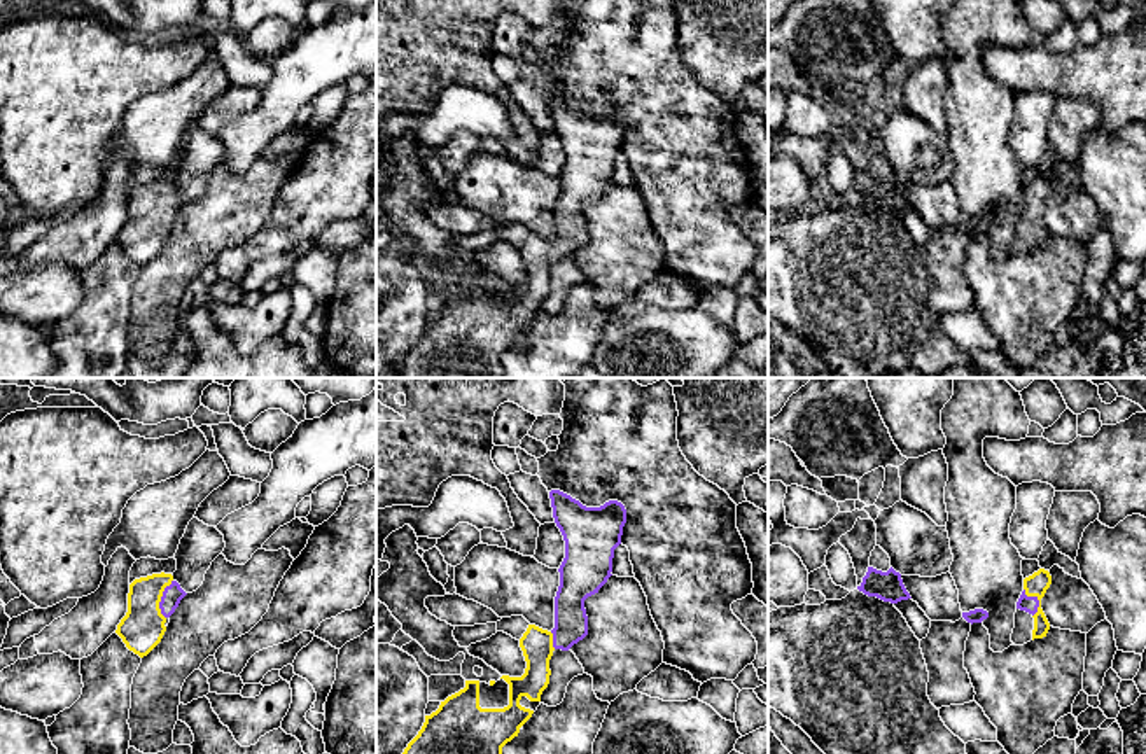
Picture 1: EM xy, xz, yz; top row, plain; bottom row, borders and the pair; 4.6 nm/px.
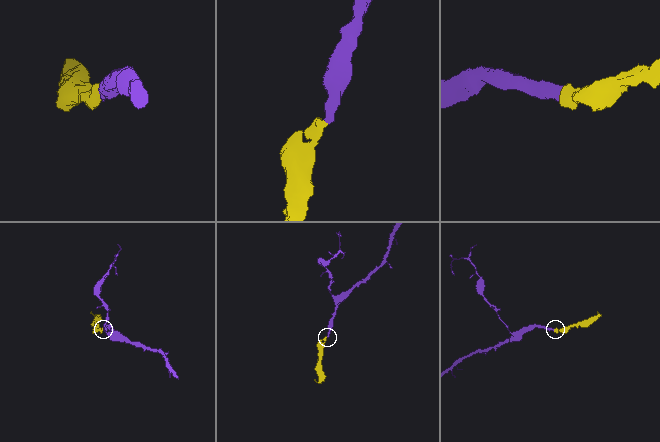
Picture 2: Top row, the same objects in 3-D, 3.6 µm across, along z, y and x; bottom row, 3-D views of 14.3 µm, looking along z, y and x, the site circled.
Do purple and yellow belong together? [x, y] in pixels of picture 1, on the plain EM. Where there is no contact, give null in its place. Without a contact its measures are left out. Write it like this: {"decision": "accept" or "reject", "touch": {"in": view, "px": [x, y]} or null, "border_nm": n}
{"decision": "accept", "touch": {"in": "xy", "px": [161, 207]}, "border_nm": 190}

